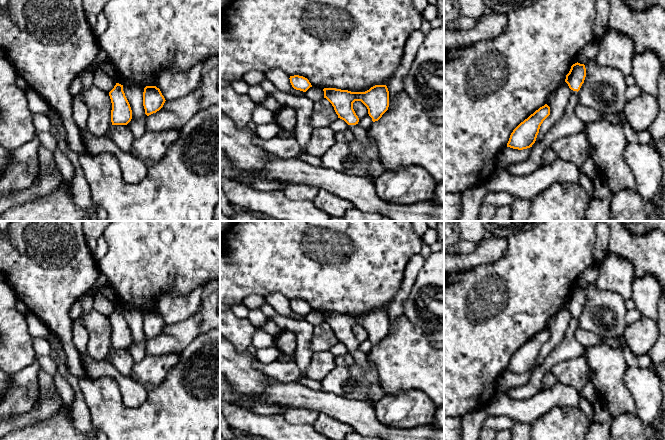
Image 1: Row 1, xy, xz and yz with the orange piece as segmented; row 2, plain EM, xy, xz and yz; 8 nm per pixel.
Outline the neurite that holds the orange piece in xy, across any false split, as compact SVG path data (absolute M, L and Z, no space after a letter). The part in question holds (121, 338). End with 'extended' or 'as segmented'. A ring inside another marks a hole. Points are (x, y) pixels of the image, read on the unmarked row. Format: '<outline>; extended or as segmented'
M116 307L109 320L112 327L112 349L127 349L132 343L132 334L123 315L123 309Z; as segmented

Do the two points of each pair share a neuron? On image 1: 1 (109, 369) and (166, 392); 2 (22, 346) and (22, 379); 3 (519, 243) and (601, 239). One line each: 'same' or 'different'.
1: different
2: different
3: different

